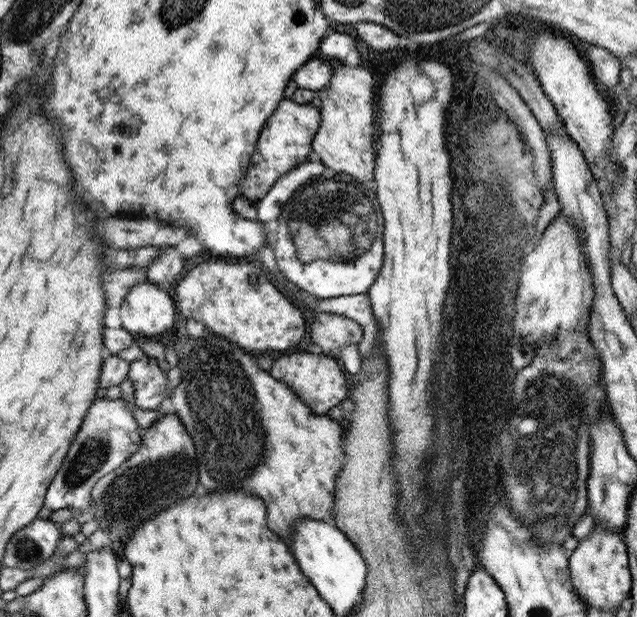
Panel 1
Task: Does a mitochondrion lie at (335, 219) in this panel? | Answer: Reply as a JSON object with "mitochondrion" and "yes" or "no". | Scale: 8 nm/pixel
{"mitochondrion":"yes"}

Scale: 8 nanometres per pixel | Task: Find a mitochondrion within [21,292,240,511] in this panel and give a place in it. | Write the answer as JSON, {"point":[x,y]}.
{"point":[92,453]}

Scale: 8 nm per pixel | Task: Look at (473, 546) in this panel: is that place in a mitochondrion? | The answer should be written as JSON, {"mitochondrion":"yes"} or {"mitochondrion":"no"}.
{"mitochondrion":"no"}

